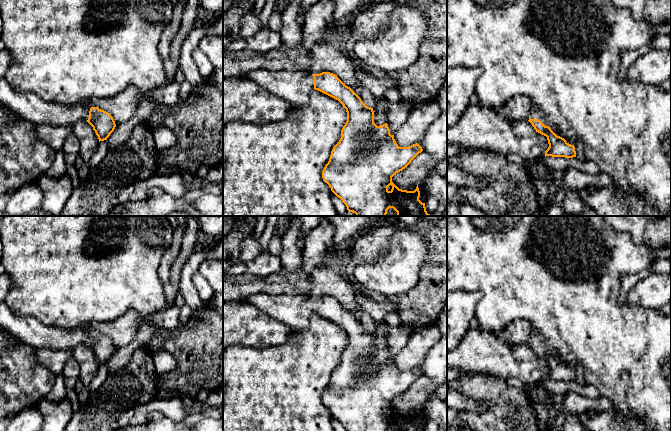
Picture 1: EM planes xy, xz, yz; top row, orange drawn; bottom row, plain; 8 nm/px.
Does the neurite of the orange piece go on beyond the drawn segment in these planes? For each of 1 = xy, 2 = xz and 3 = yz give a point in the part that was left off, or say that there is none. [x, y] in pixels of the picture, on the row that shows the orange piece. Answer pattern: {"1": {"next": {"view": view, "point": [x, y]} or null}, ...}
{"1": {"next": {"view": "xy", "point": [30, 107]}}, "2": {"next": {"view": "xz", "point": [294, 87]}}, "3": {"next": {"view": "yz", "point": [535, 112]}}}

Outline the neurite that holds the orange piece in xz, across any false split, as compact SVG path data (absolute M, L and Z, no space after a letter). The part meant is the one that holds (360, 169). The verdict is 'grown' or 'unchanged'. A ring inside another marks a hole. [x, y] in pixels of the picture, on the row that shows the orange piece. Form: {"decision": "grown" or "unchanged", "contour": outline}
{"decision": "grown", "contour": "M254 70L245 75L259 86L284 99L292 107L306 105L309 101L309 95L312 90L318 90L336 100L338 100L347 112L347 121L341 130L341 138L333 147L328 163L322 171L322 178L329 185L331 191L342 200L349 212L356 216L386 216L387 210L393 208L397 216L430 216L427 213L425 203L419 200L420 191L417 187L414 191L399 189L393 182L392 177L405 169L411 161L423 151L422 147L416 143L409 147L399 147L390 134L388 124L377 126L374 123L373 108L366 106L361 98L348 86L346 86L337 75L330 72L320 74L310 74L306 71L288 72L288 71L267 71Z"}

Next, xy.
{"decision": "grown", "contour": "M5 78L0 80L0 104L18 114L23 120L31 124L50 125L50 126L69 126L72 127L78 121L87 121L98 136L99 142L107 140L114 131L116 124L110 113L98 107L86 108L81 104L68 106L58 102L45 101L33 92L15 91Z"}

